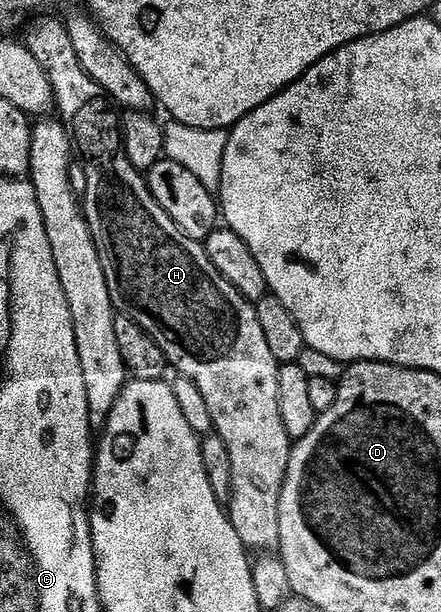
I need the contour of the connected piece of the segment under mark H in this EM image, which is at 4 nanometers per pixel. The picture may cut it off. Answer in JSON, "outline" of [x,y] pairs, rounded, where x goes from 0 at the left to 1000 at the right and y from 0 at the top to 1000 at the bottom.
{"outline":[[[75,26],[61,36],[59,72],[68,90],[95,103],[104,129],[113,129],[118,163],[134,196],[150,201],[170,255],[195,279],[186,333],[204,384],[213,384],[213,404],[222,404],[222,418],[231,422],[231,443],[240,443],[249,489],[270,510],[304,521],[304,528],[313,528],[313,534],[322,534],[349,554],[349,560],[367,567],[383,598],[401,603],[397,608],[406,614],[449,626],[449,639],[458,639],[467,665],[476,665],[483,703],[522,735],[531,789],[515,842],[531,868],[540,868],[540,881],[549,881],[556,897],[565,900],[624,899],[635,887],[630,828],[667,725],[664,716],[649,711],[639,676],[630,672],[630,606],[637,592],[621,587],[603,560],[603,547],[594,547],[578,497],[551,485],[497,446],[476,426],[465,402],[424,387],[404,364],[395,364],[395,358],[385,358],[385,351],[358,338],[349,319],[336,310],[329,284],[295,266],[281,250],[281,225],[272,221],[277,191],[268,173],[231,142],[222,142],[222,136],[213,136],[213,129],[204,129],[204,123],[195,123],[195,116],[186,116],[186,103],[177,103],[152,39],[127,28],[100,26]]]}

